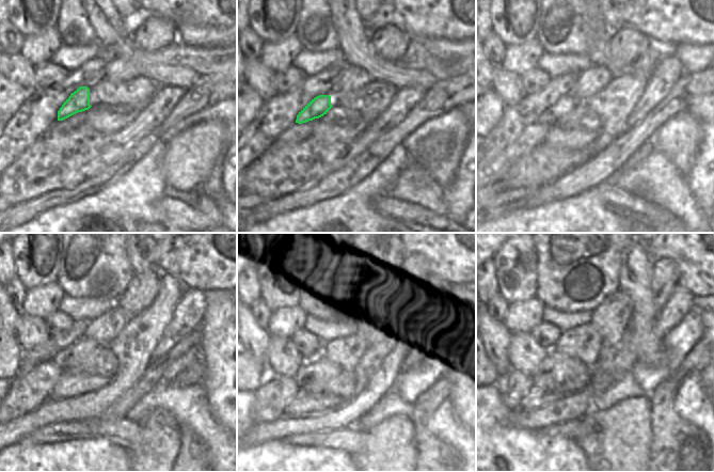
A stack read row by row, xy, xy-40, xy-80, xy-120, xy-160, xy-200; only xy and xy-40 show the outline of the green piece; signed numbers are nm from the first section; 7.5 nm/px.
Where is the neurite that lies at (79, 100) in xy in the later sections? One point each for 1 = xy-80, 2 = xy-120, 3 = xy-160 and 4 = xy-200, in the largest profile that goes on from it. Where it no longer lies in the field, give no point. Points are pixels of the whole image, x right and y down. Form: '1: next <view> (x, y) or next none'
1: next xy-80 (566, 104)
2: next xy-120 (80, 350)
3: next xy-160 (317, 363)
4: next xy-200 (570, 376)

